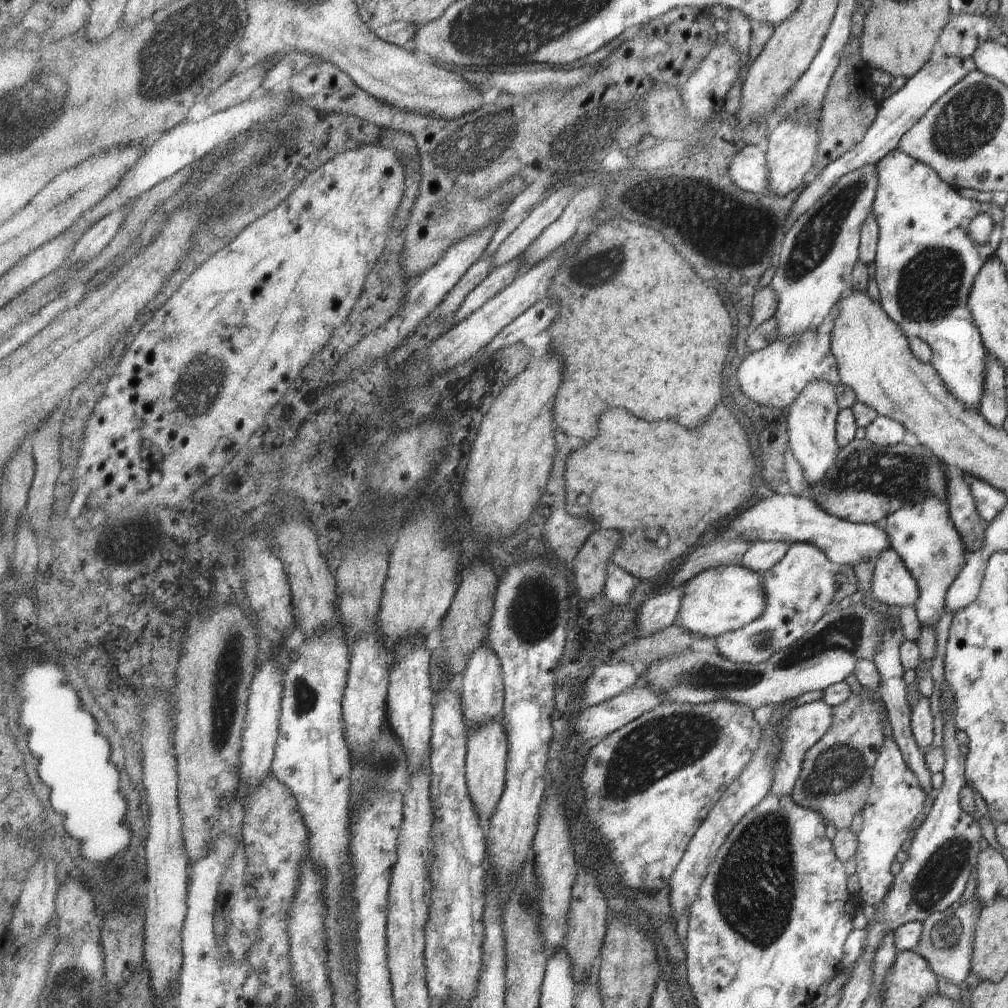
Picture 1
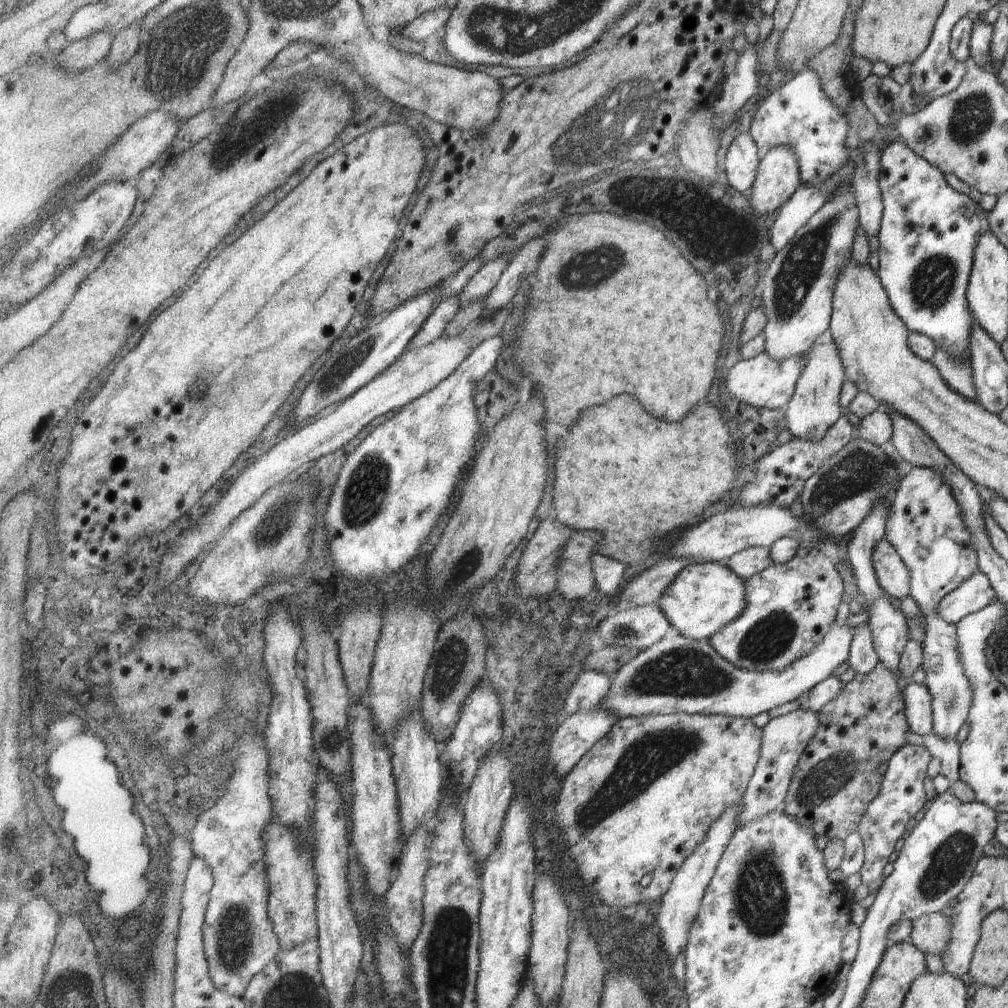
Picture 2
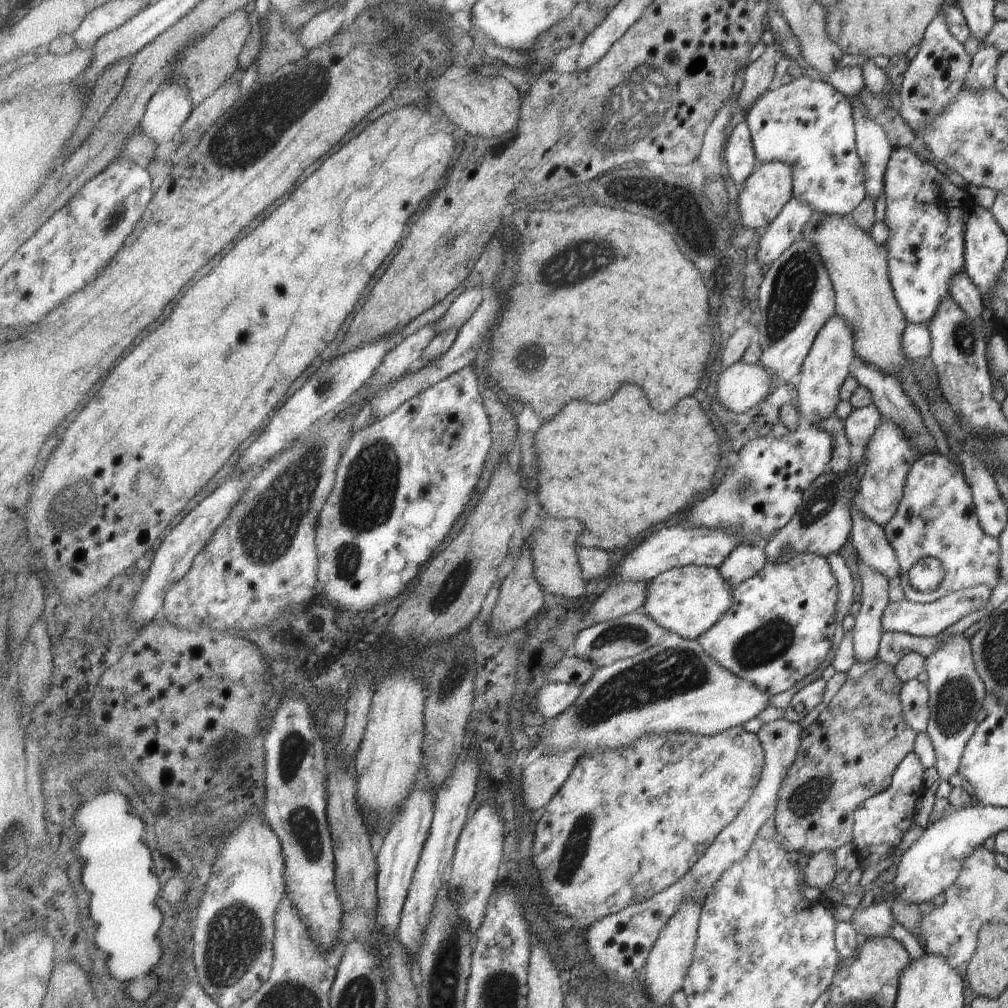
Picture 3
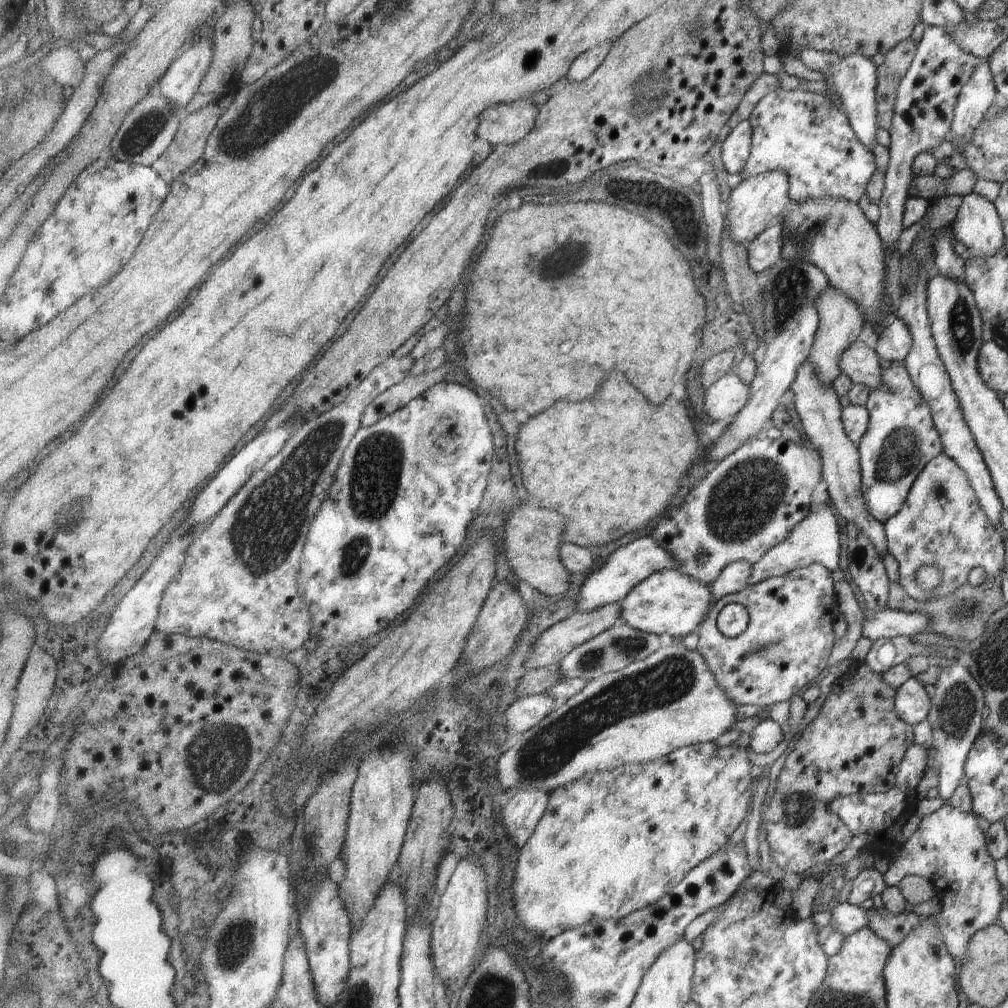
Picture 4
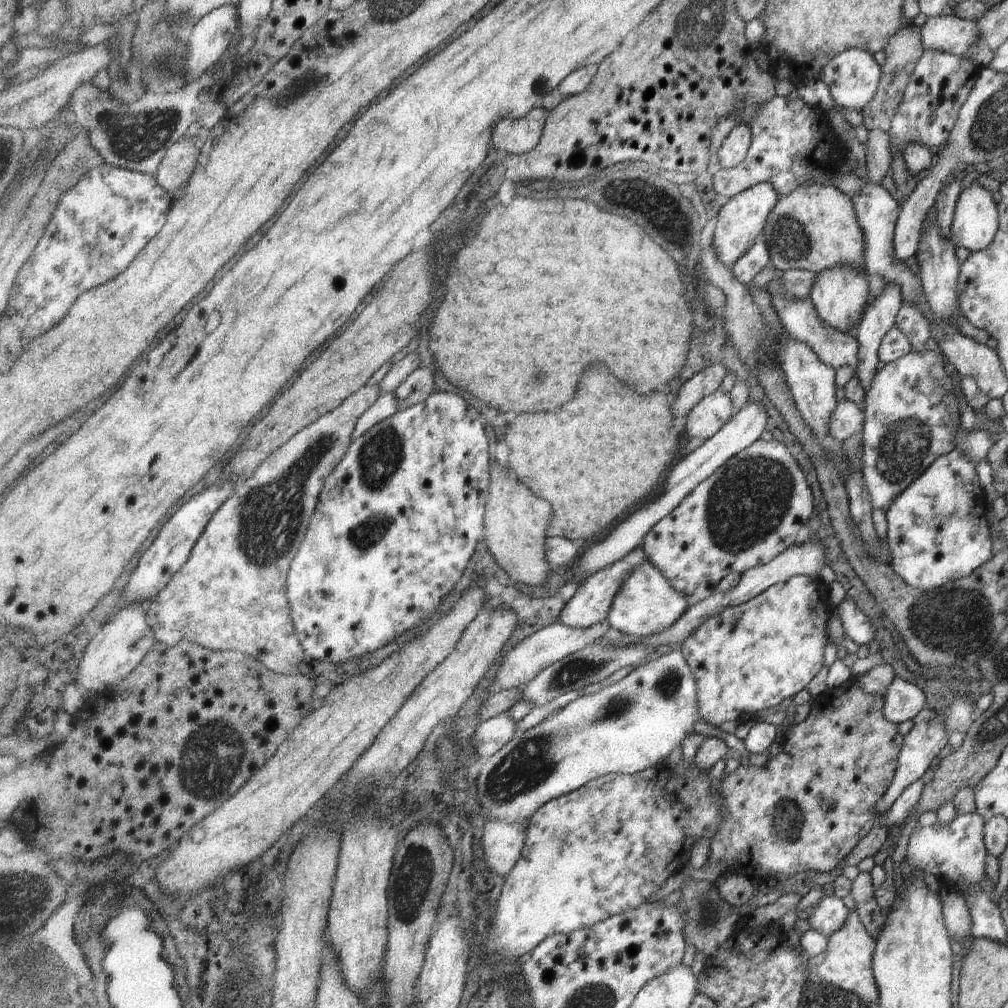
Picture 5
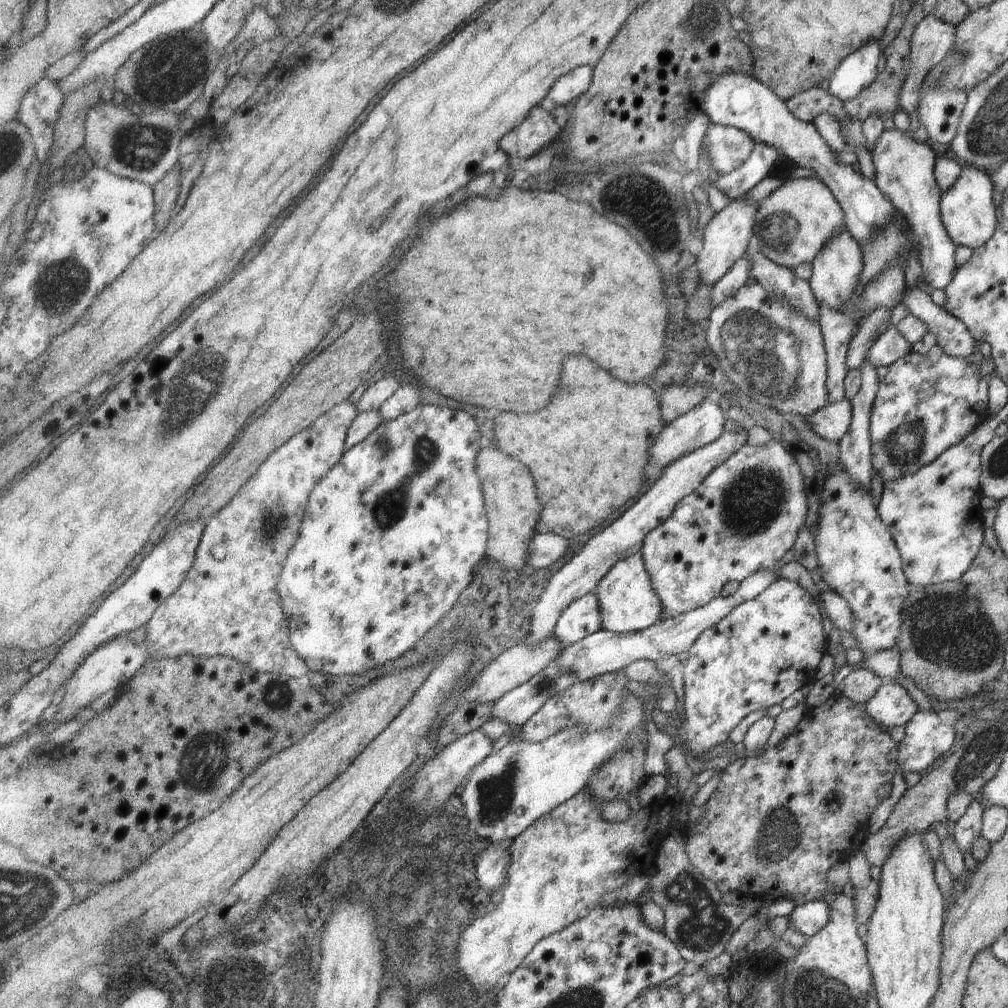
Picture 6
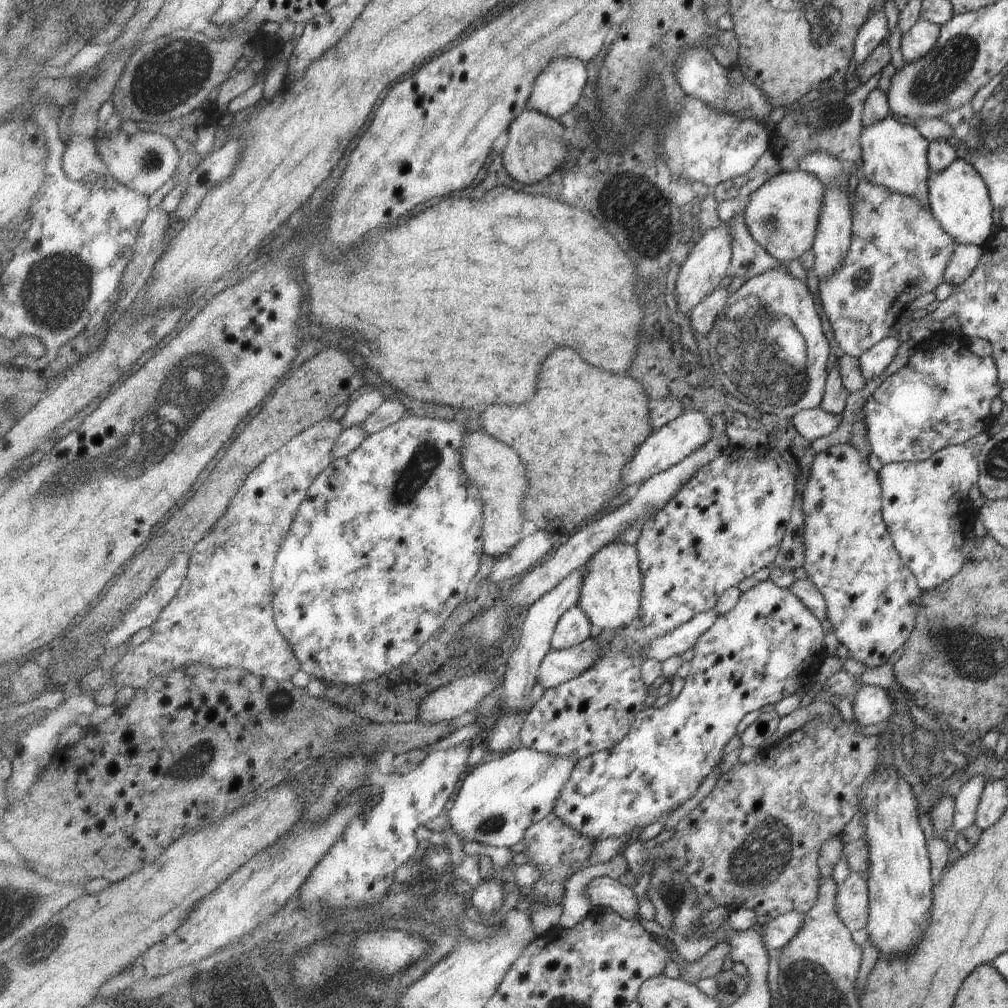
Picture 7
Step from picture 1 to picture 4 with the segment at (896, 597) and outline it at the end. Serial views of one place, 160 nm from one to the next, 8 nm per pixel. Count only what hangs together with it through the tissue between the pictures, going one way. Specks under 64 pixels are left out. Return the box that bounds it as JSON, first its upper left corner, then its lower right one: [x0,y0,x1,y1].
[790,359,887,556]

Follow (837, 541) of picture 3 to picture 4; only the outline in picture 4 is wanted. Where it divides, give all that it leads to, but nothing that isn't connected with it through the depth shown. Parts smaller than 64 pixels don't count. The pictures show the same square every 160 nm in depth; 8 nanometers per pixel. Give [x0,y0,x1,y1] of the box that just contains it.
[749,503,839,586]

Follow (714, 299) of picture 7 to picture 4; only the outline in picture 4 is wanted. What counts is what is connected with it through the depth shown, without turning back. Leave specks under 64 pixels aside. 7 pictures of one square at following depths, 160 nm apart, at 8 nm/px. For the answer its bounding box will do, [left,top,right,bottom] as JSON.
[708,220,829,464]

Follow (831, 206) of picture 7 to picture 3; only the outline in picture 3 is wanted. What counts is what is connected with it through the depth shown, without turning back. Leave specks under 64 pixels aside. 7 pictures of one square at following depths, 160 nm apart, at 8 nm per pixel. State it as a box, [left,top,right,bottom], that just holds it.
[795,312,854,424]

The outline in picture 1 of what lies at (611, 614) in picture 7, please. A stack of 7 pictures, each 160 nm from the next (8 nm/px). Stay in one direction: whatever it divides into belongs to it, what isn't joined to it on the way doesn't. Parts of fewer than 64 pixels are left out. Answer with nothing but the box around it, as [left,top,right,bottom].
[677,564,765,638]

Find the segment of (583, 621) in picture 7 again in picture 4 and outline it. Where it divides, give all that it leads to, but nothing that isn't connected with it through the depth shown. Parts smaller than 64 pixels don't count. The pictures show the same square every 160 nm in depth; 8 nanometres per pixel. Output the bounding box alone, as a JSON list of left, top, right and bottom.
[577,535,678,613]

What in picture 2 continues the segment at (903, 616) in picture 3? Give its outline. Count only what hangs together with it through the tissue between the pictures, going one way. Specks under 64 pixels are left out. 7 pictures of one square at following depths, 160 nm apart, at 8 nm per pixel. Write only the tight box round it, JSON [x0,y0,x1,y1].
[936,570,995,625]

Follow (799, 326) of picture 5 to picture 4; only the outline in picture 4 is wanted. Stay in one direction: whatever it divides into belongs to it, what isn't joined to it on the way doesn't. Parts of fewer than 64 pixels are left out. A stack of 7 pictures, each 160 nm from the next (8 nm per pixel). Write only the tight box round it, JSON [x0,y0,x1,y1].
[839,339,880,390]

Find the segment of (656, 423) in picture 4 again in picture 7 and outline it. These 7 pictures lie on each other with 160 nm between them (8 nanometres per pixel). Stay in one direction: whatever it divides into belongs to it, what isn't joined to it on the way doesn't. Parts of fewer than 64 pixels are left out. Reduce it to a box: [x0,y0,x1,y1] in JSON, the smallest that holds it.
[481,348,654,540]

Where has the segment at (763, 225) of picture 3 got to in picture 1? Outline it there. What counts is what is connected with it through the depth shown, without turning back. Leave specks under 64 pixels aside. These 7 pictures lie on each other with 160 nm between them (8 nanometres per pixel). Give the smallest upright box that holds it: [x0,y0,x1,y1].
[766,119,819,196]

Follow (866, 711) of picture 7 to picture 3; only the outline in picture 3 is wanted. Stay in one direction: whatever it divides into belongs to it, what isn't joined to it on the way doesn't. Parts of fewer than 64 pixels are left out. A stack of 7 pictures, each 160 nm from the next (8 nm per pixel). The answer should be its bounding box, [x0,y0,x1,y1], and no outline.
[900,679,928,733]

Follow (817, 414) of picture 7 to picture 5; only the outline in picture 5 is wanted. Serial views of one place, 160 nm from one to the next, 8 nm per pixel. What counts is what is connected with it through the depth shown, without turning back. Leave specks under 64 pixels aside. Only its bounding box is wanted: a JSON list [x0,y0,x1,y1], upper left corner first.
[828,399,863,441]

